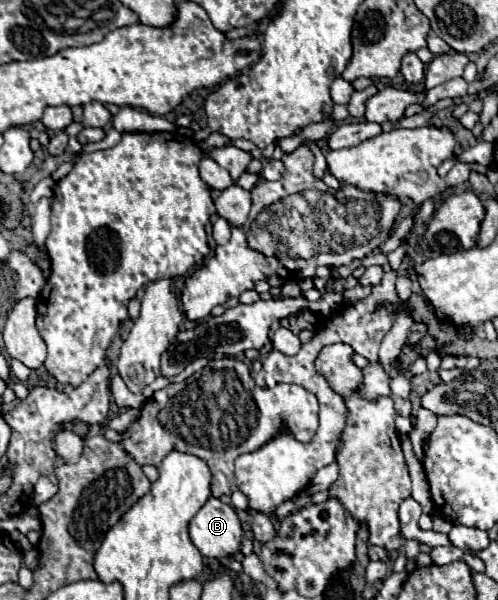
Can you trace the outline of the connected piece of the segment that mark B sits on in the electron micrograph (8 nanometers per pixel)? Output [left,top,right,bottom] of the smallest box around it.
[190,497,244,559]

